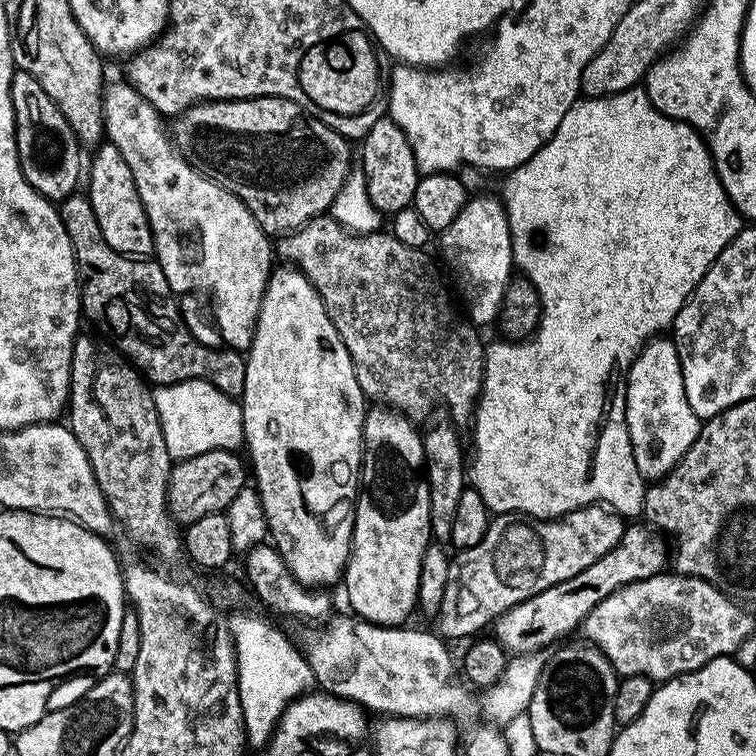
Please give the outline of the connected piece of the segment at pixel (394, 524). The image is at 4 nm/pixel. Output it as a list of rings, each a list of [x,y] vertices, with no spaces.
[[[372,406],[367,409],[364,417],[364,438],[362,441],[362,487],[356,497],[356,517],[352,523],[352,552],[348,556],[348,567],[344,569],[342,585],[344,592],[348,595],[348,604],[353,608],[351,611],[362,620],[372,624],[380,624],[382,627],[397,627],[405,623],[404,620],[418,608],[418,578],[422,570],[422,554],[427,550],[432,540],[430,530],[430,494],[428,493],[427,479],[422,475],[424,468],[424,441],[421,433],[411,424],[409,417],[403,412],[397,412],[383,406]]]

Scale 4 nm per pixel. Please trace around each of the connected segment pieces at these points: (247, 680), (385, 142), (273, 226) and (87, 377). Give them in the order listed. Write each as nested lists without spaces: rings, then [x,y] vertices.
[[[260,616],[231,617],[232,644],[236,647],[236,681],[244,715],[244,735],[249,749],[263,749],[276,731],[280,715],[297,696],[305,695],[316,684],[315,676],[299,647],[296,648]]]
[[[385,118],[374,122],[368,133],[362,138],[364,144],[364,176],[362,182],[366,186],[366,194],[382,214],[391,214],[412,207],[414,190],[421,178],[420,167],[408,145],[408,139],[402,130],[391,120]]]
[[[259,96],[258,98],[246,98],[245,100],[206,100],[199,104],[193,104],[186,111],[180,113],[173,121],[173,124],[174,130],[172,129],[172,132],[175,137],[178,137],[180,155],[192,167],[197,168],[202,175],[209,176],[215,184],[230,190],[230,194],[234,194],[244,203],[246,210],[250,210],[250,214],[254,214],[260,229],[269,234],[291,233],[293,230],[302,227],[303,224],[308,223],[309,220],[315,220],[317,216],[327,213],[332,207],[338,190],[349,179],[348,158],[352,152],[348,149],[350,144],[346,137],[338,134],[330,126],[326,126],[326,122],[322,122],[317,116],[311,116],[309,112],[305,112],[302,106],[298,106],[286,98]]]
[[[77,335],[72,341],[72,382],[66,405],[66,416],[72,419],[71,430],[86,452],[86,458],[90,458],[94,478],[98,478],[98,486],[106,498],[115,523],[124,527],[125,534],[134,543],[141,544],[144,548],[157,548],[160,552],[172,552],[182,544],[181,529],[168,513],[168,479],[174,458],[168,453],[152,392],[139,371],[119,352],[100,352],[99,346],[84,335]]]

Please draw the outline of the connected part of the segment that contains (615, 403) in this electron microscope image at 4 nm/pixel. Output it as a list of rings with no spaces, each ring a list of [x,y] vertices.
[[[640,86],[627,88],[612,96],[577,99],[572,108],[566,110],[566,118],[562,118],[554,135],[525,164],[511,169],[508,178],[508,193],[502,196],[502,203],[510,226],[512,262],[519,271],[520,268],[524,271],[521,272],[523,279],[535,288],[536,297],[540,300],[540,318],[530,338],[519,342],[500,338],[497,344],[489,348],[487,345],[483,349],[484,377],[480,382],[480,398],[476,402],[474,419],[471,421],[476,457],[473,460],[471,457],[466,472],[467,483],[476,488],[478,494],[482,494],[482,502],[486,502],[492,514],[519,512],[522,516],[533,516],[535,520],[557,520],[559,516],[587,508],[589,504],[605,504],[625,518],[639,517],[644,510],[646,481],[634,462],[632,443],[624,421],[624,397],[618,391],[618,380],[616,384],[616,359],[620,351],[631,353],[639,349],[642,342],[653,339],[657,334],[667,333],[664,331],[667,328],[669,331],[675,325],[676,315],[706,270],[710,270],[716,255],[740,233],[742,217],[732,207],[724,187],[716,177],[712,155],[708,153],[708,145],[700,133],[695,132],[689,124],[662,115]]]

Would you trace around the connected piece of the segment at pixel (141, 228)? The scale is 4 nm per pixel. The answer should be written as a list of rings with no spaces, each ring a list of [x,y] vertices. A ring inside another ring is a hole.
[[[101,143],[95,152],[92,165],[89,168],[87,165],[86,168],[86,195],[98,230],[106,246],[110,246],[114,251],[123,252],[125,256],[133,258],[147,257],[154,248],[152,227],[148,225],[148,215],[134,186],[130,166],[126,166],[122,154],[118,154],[118,150],[110,143]]]

